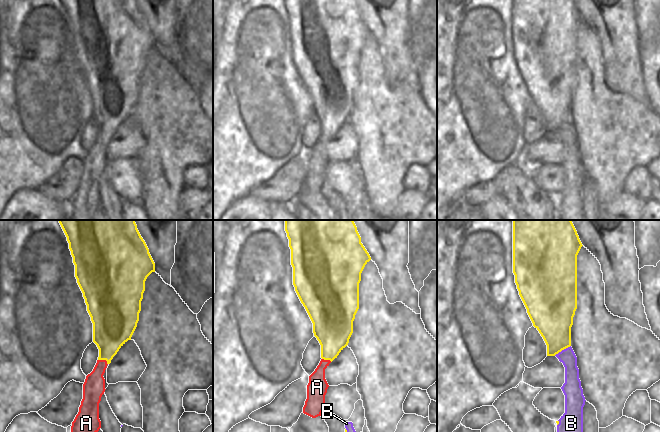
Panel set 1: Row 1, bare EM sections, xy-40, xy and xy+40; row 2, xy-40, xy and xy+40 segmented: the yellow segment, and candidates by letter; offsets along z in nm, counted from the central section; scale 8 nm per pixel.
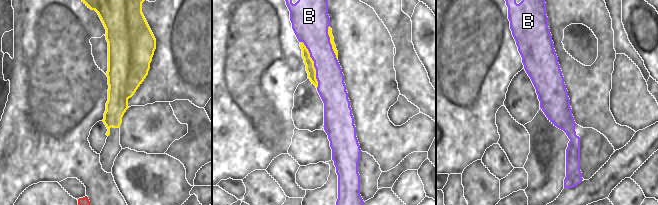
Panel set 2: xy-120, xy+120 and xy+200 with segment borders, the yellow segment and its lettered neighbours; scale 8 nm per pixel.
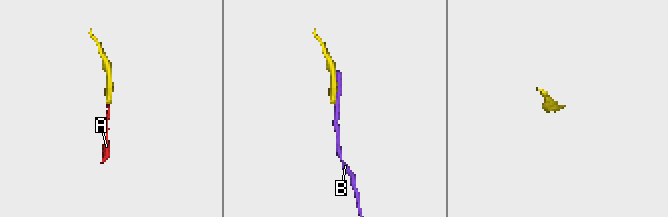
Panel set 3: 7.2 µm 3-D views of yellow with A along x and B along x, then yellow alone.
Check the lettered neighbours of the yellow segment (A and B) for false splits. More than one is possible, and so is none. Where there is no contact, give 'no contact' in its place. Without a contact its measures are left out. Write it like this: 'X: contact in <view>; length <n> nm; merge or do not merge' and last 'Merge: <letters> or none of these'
A: contact in xy-40; length 90 nm; do not merge
B: contact in xy+40; length 160 nm; do not merge
Merge: none of these

